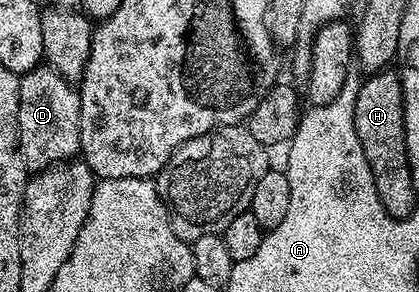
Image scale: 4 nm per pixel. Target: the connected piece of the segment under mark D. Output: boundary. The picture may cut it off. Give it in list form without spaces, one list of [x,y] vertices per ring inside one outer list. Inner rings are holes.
[[[48,64],[28,70],[26,74],[20,75],[20,80],[17,144],[21,148],[21,155],[25,157],[26,167],[30,171],[38,172],[49,166],[57,166],[60,162],[76,159],[81,153],[81,95],[78,87]]]

